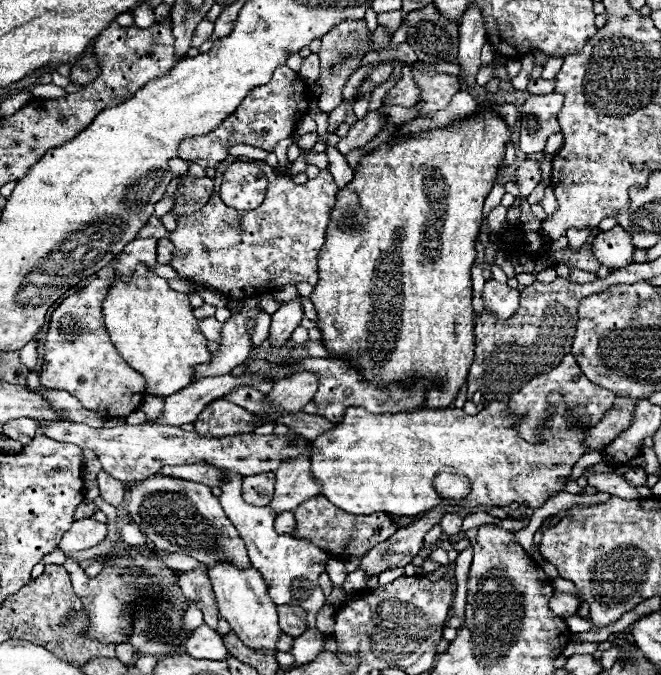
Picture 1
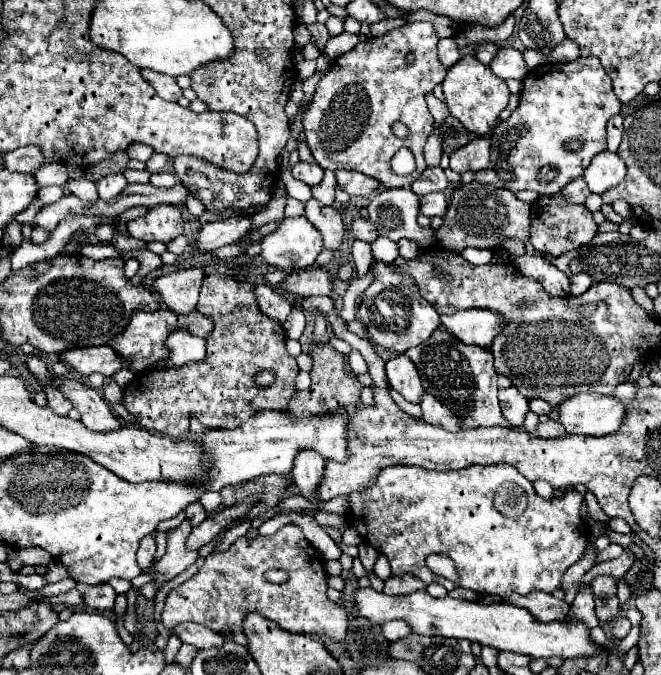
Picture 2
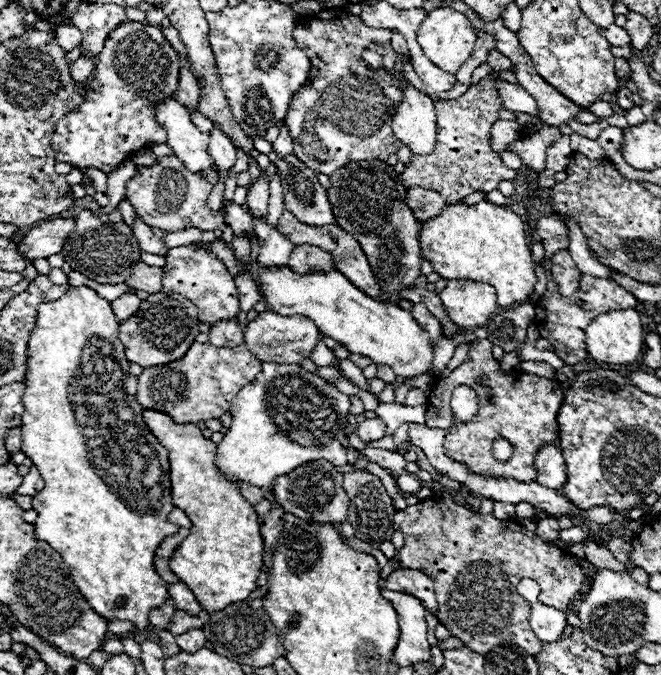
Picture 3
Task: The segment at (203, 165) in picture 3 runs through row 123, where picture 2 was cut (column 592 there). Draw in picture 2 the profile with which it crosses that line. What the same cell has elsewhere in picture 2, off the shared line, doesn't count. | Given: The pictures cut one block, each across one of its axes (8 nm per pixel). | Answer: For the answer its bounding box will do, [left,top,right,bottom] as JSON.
[584,152,626,194]

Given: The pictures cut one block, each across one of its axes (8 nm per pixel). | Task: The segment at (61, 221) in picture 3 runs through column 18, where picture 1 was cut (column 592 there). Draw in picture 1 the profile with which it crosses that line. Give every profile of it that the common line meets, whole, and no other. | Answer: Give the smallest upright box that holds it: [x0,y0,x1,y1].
[590,226,634,270]

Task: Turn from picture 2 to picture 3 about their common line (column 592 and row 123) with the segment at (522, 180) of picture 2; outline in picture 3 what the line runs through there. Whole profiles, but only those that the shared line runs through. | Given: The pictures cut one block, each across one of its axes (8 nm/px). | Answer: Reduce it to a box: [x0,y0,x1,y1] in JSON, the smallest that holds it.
[52,22,180,174]

